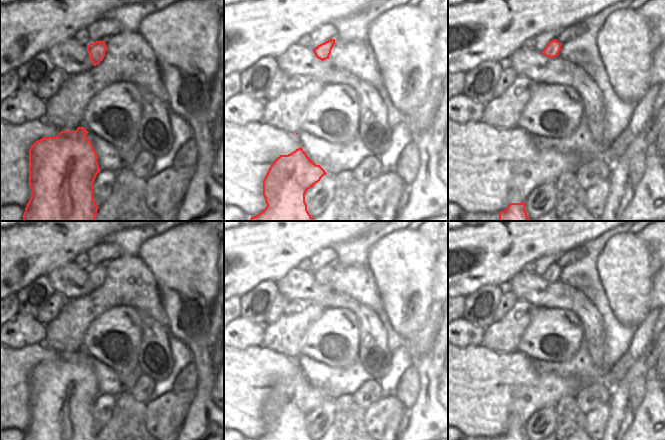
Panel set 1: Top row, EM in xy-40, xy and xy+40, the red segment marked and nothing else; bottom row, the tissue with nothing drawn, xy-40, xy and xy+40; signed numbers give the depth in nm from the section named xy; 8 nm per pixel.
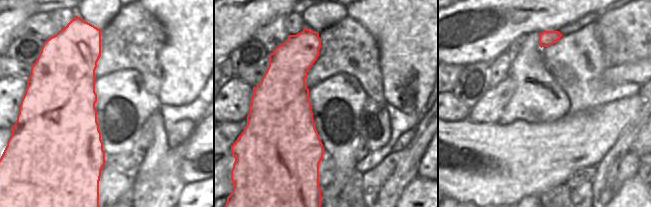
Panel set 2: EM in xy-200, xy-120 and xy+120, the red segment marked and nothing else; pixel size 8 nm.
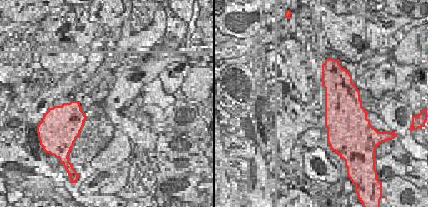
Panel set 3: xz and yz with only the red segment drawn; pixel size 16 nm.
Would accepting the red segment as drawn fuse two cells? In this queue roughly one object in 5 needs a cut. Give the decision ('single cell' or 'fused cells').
single cell

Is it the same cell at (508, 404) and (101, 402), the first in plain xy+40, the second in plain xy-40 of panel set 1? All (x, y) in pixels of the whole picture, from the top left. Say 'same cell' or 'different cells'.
different cells

